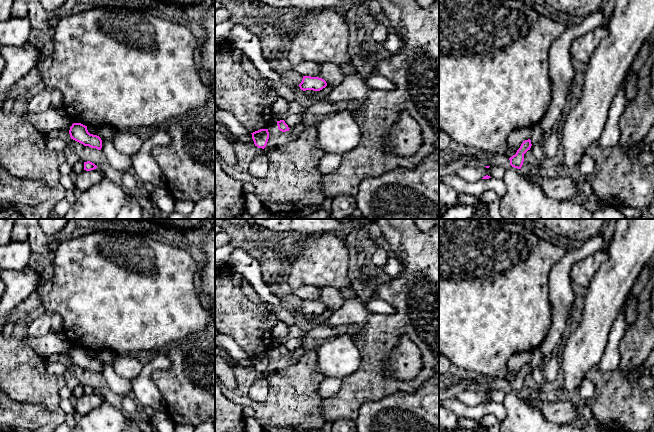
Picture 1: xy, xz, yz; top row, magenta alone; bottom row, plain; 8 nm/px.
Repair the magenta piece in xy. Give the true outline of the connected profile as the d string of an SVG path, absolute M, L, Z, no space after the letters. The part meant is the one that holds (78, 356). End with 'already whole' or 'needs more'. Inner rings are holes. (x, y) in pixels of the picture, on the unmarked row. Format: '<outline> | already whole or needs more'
M73 347L70 351L69 358L71 363L83 368L84 370L89 370L98 374L101 374L102 372L101 362L97 359L90 358L87 354L87 350L81 347Z | already whole

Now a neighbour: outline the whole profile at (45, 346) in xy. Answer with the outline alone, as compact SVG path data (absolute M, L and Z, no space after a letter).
M55 333L41 337L27 335L24 338L24 342L29 348L44 359L47 359L54 354L69 356L70 351L75 347L71 345L64 336L61 337Z

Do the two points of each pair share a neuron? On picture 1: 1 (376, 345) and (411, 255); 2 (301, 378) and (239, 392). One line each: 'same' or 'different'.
1: same
2: same

